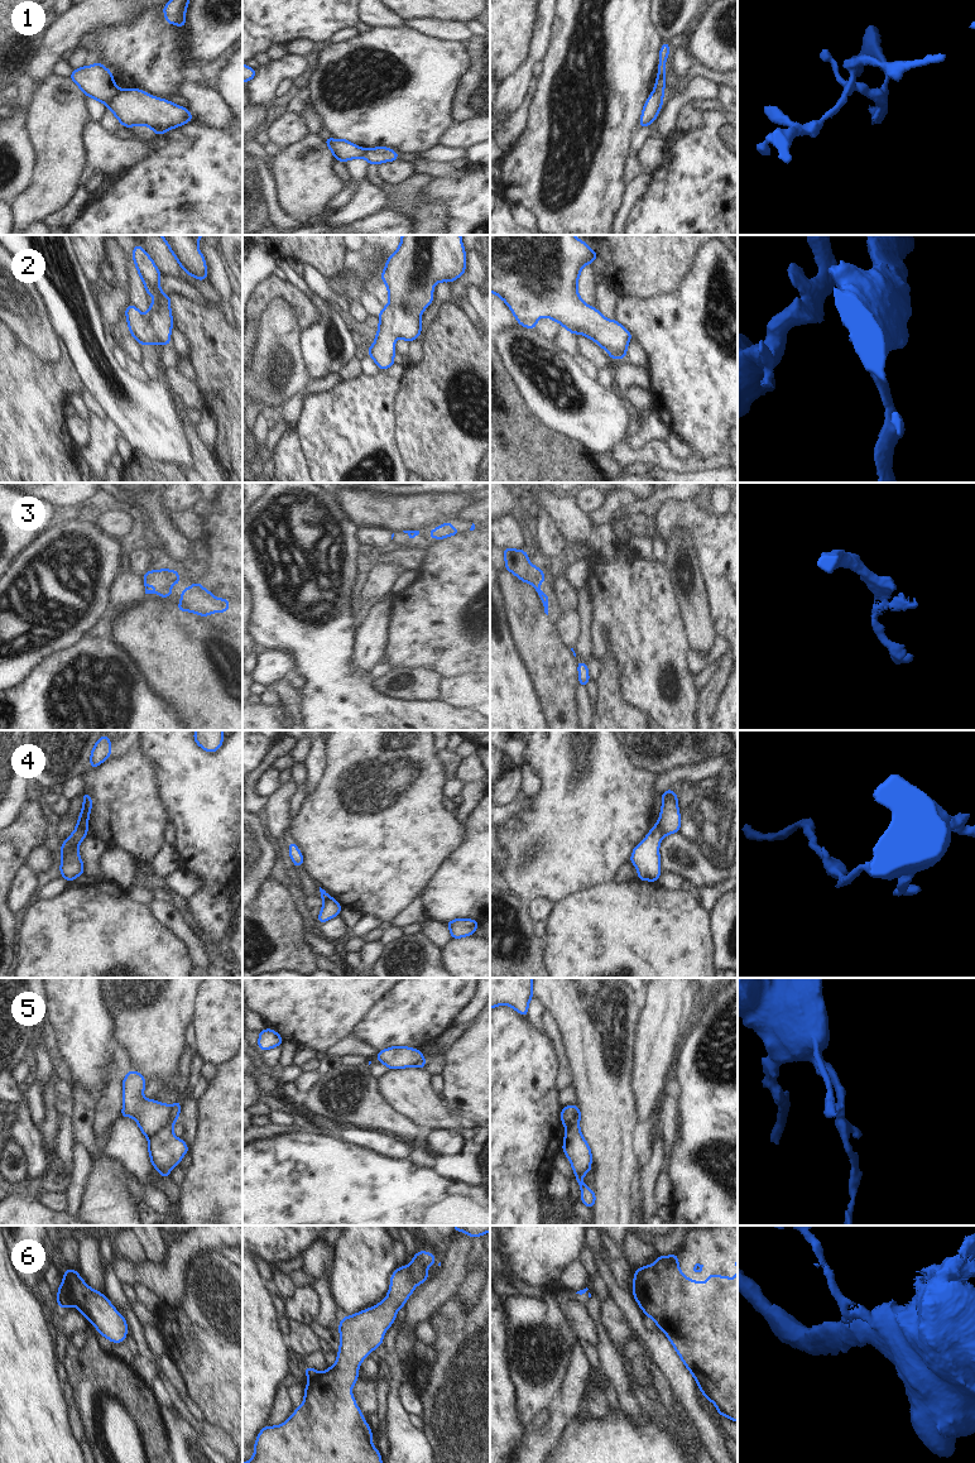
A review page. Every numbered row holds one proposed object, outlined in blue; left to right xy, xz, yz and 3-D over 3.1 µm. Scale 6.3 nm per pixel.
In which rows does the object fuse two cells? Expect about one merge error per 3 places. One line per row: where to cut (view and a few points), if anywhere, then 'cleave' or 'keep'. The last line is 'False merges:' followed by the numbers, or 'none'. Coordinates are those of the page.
1: cut xy (119, 90), (106, 104); cleave
2: cut none; keep
3: cut none; keep
4: cut xy (76, 824), (86, 834); cleave
5: cut xy (171, 1106), (168, 1122), (149, 1138); cleave
6: cut xy (62, 1282), (66, 1298), (71, 1304); cleave
False merges: 1, 4, 5, 6

